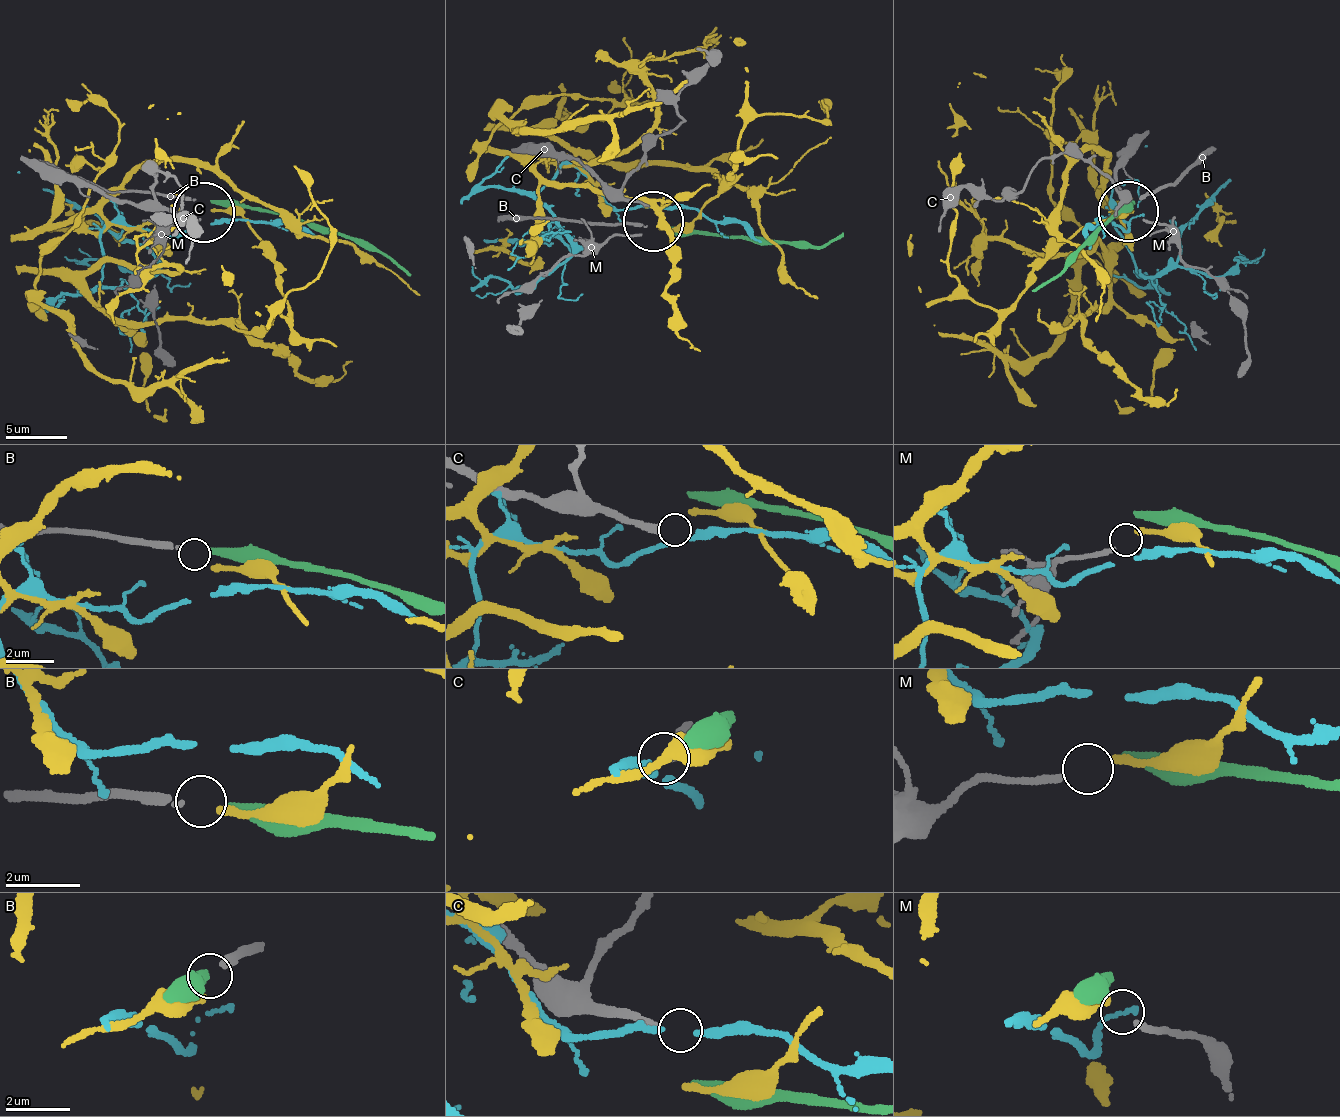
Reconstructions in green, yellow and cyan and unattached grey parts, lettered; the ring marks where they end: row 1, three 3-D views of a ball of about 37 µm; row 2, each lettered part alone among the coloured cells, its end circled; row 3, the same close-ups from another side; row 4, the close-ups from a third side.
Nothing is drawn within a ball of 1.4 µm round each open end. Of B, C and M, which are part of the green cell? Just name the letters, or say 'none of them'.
B

